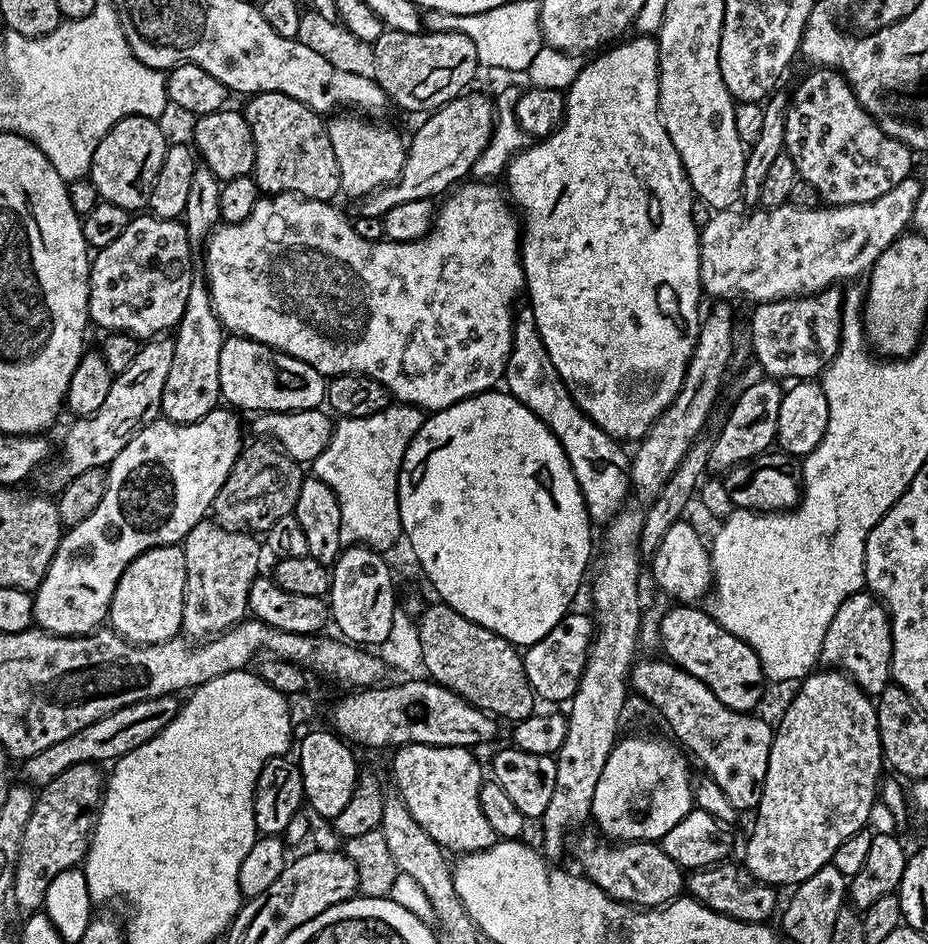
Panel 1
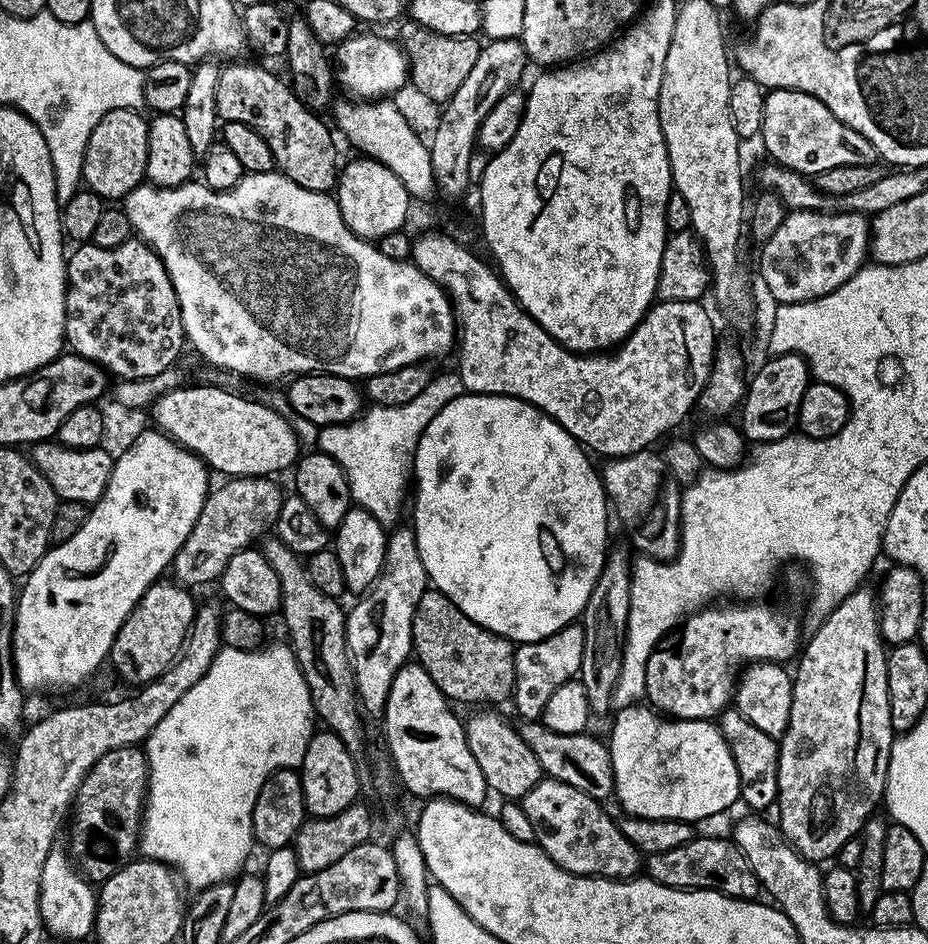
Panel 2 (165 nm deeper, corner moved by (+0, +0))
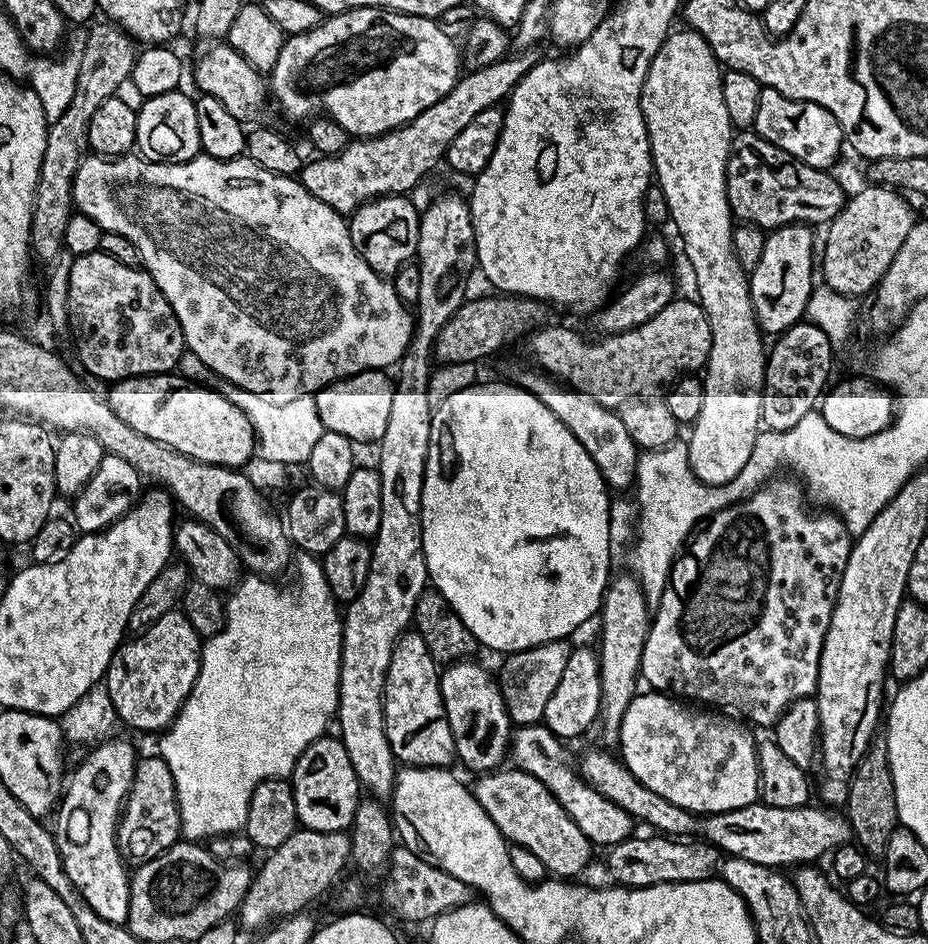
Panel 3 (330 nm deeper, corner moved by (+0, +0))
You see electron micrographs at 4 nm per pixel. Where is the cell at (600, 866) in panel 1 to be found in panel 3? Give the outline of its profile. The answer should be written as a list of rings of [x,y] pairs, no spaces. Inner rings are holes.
[[[515,766],[485,772],[475,777],[476,801],[490,814],[490,822],[498,828],[509,844],[526,846],[542,861],[545,873],[556,878],[576,878],[592,860],[594,845],[578,830],[574,818],[562,810],[558,798],[530,774]]]

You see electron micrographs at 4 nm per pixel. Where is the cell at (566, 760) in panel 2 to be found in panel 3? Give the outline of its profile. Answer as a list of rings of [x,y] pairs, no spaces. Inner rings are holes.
[[[592,748],[581,760],[578,760],[580,777],[598,794],[610,798],[622,810],[632,815],[633,821],[645,820],[649,829],[673,838],[703,838],[707,843],[720,849],[728,856],[746,858],[746,862],[758,862],[767,868],[783,869],[783,864],[791,866],[808,866],[819,856],[827,857],[838,846],[849,843],[853,839],[852,827],[843,811],[833,810],[828,806],[805,806],[803,808],[783,808],[757,802],[750,806],[742,806],[738,810],[725,812],[709,812],[700,815],[682,806],[674,806],[674,802],[666,802],[662,794],[654,794],[625,766],[623,760],[603,752],[600,748]]]

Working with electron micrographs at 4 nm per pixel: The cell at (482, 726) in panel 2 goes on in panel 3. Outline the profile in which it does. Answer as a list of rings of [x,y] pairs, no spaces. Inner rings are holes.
[[[468,658],[447,665],[448,669],[440,672],[440,693],[444,703],[444,713],[450,722],[450,734],[454,734],[456,760],[464,763],[472,774],[483,774],[499,769],[505,763],[510,752],[514,725],[508,718],[508,711],[500,693],[500,686],[495,675],[492,676],[480,664],[471,664]]]

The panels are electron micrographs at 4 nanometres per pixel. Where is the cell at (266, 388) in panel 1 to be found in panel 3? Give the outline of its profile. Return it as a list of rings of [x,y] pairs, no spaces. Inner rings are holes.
[[[372,369],[344,377],[343,380],[317,391],[313,397],[325,431],[342,434],[354,444],[379,443],[390,420],[394,390],[393,381],[387,376],[388,374],[381,369]]]

